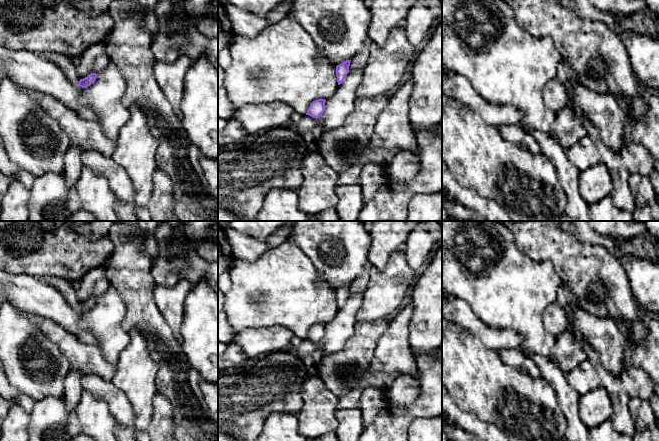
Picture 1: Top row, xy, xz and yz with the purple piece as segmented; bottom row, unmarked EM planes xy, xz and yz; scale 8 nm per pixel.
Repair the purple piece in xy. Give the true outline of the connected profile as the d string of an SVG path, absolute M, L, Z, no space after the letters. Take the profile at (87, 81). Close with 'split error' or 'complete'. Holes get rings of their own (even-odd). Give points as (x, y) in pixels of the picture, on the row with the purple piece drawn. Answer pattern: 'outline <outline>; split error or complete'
outline M43 52L41 54L45 59L57 65L75 85L86 88L94 83L97 78L98 74L91 73L87 77L80 79L76 67L72 65L72 60L68 56L56 52Z; split error

